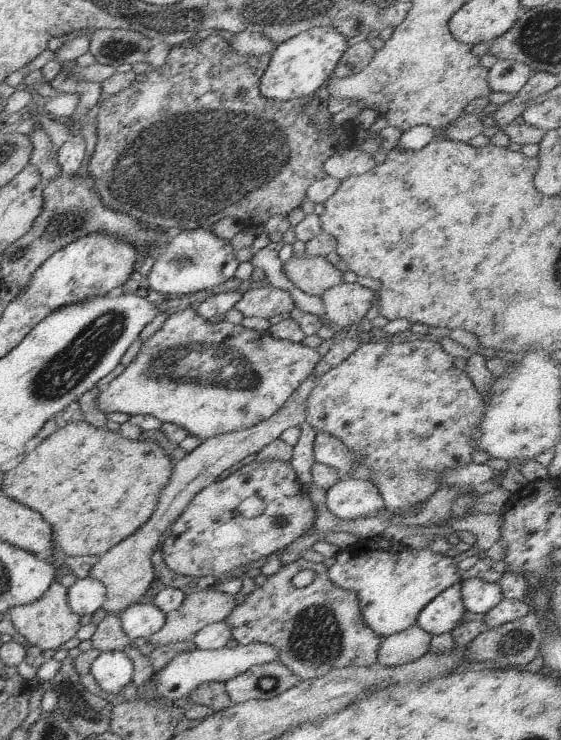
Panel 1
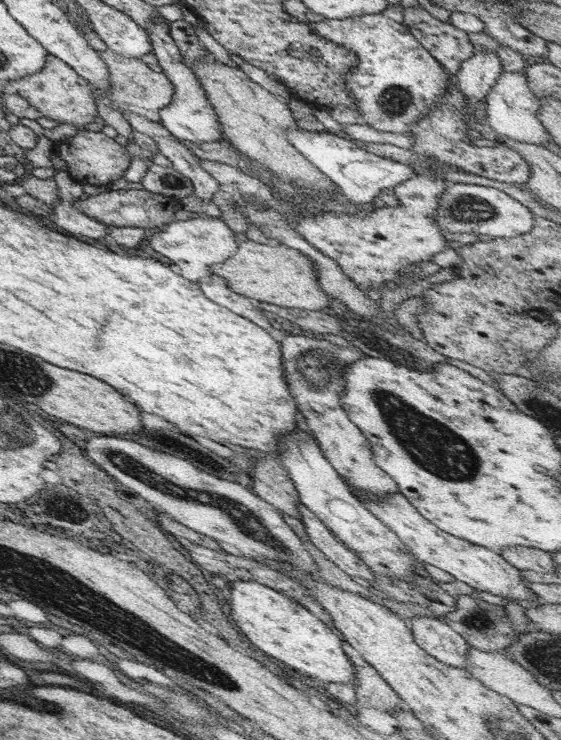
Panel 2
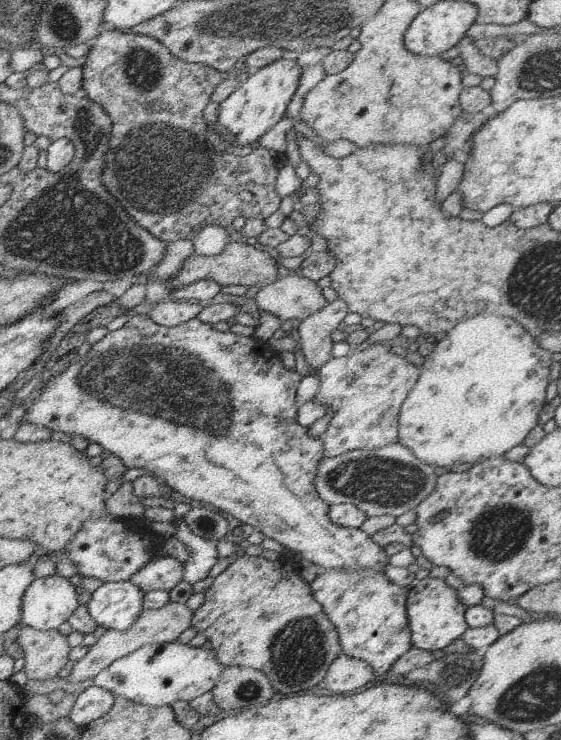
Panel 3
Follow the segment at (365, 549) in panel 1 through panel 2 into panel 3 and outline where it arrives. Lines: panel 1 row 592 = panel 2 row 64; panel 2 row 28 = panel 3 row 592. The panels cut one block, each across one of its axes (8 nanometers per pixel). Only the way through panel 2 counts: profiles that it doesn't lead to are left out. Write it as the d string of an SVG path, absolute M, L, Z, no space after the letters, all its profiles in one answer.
M334 567L318 575L310 588L337 628L343 653L370 664L376 679L386 676L391 666L413 646L406 608L410 588L390 581L383 571Z

